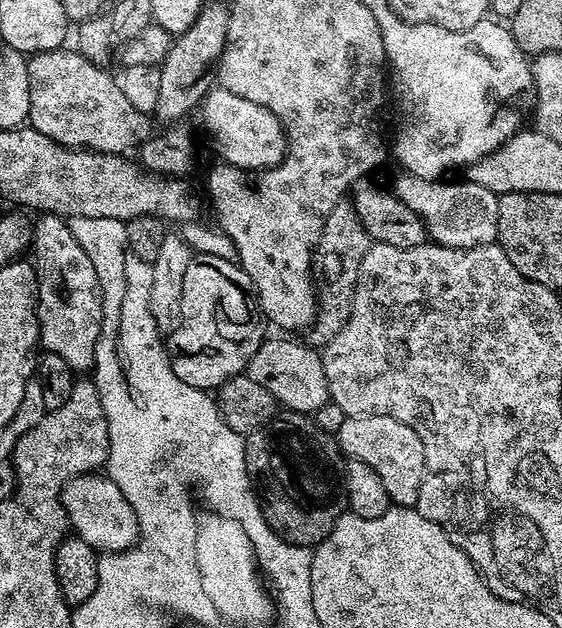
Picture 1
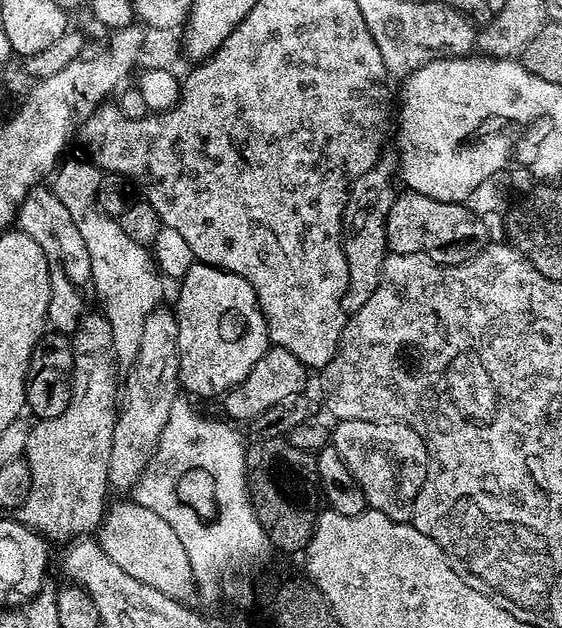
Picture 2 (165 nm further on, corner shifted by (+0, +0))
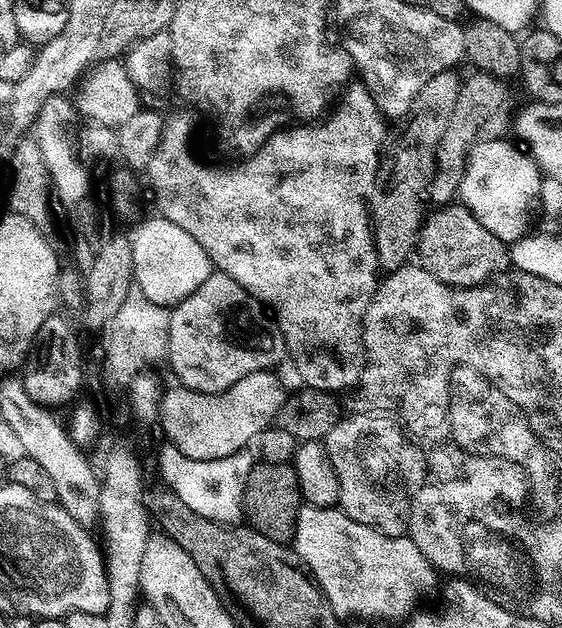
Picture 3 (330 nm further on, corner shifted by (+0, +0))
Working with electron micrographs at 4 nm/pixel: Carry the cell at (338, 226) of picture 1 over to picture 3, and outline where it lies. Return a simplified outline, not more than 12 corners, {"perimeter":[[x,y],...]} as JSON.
{"perimeter":[[434,74],[385,139],[372,237],[385,273],[418,248],[462,76]]}

